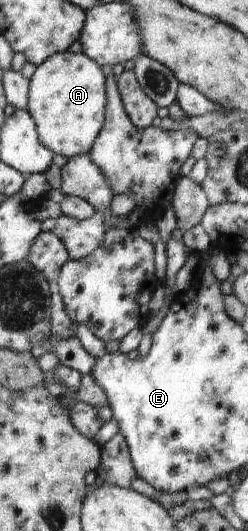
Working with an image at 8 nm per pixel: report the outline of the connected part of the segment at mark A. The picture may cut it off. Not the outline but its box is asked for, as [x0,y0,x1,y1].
[28,53,107,157]

